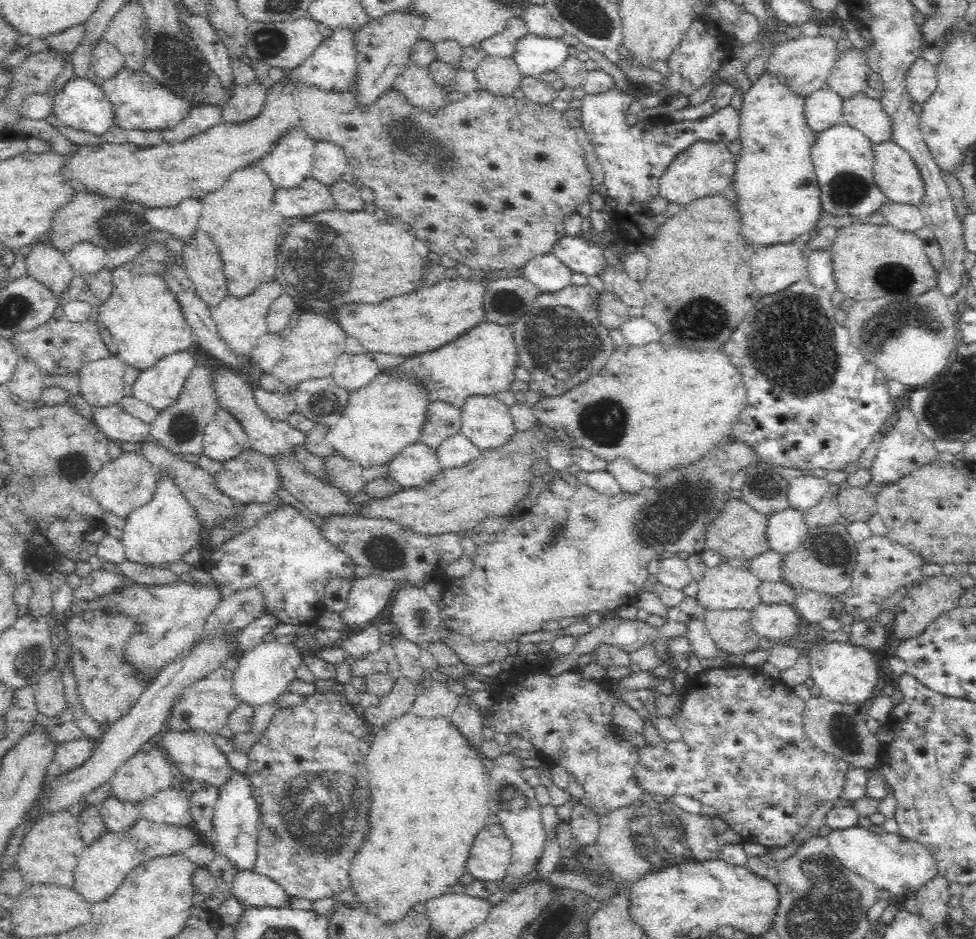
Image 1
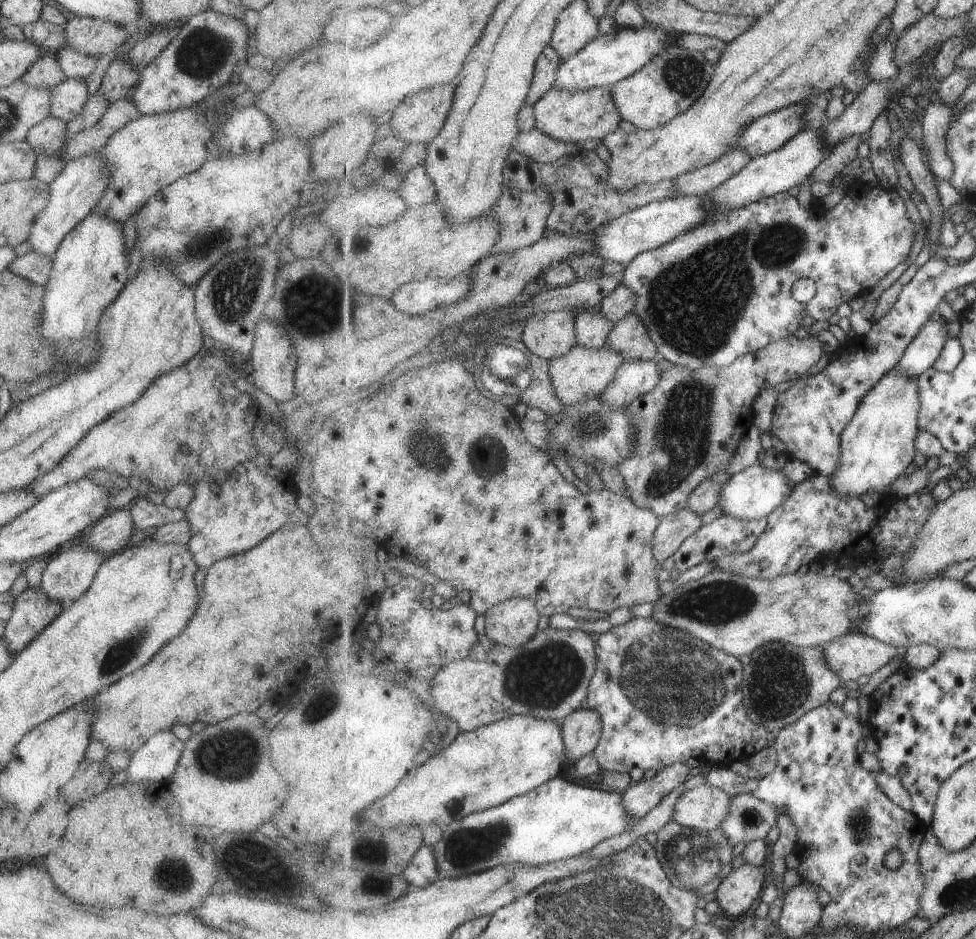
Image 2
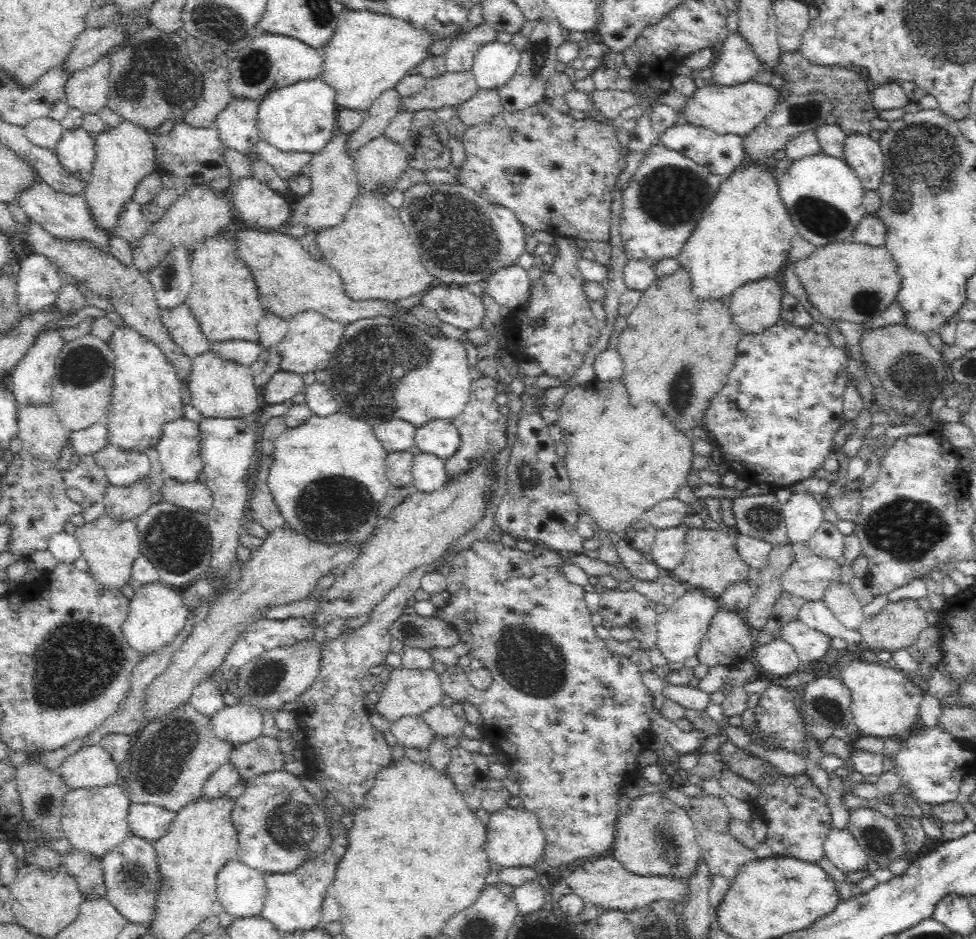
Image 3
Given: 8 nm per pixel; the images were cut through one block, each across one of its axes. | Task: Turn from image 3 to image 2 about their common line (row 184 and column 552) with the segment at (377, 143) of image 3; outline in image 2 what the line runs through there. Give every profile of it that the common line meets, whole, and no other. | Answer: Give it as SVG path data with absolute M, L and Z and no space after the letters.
M575 345L567 354L550 361L550 375L554 384L555 394L567 405L576 405L602 394L613 382L616 372L625 362L624 356L607 346L592 349Z

